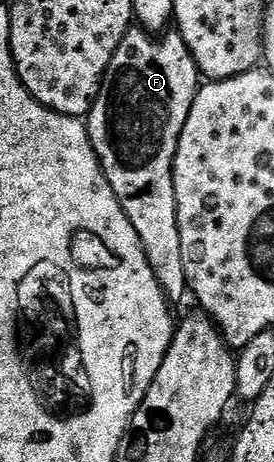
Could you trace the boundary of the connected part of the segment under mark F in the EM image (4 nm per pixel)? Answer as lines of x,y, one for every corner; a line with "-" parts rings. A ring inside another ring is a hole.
130,28
115,50
99,95
91,103
90,116
86,118
91,146
99,158
107,182
130,224
134,224
134,232
138,232
146,260
169,303
182,301
188,290
186,268
182,268
182,236
178,232
172,168
177,142
201,82
197,62
190,56
185,41
177,31
170,30
154,37
142,28

